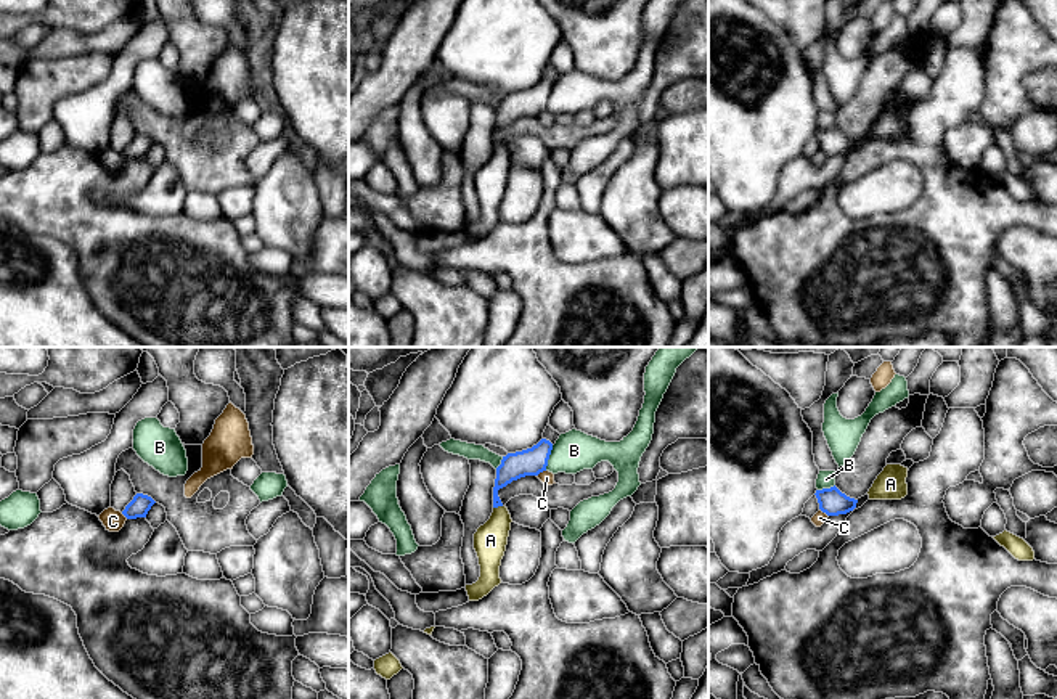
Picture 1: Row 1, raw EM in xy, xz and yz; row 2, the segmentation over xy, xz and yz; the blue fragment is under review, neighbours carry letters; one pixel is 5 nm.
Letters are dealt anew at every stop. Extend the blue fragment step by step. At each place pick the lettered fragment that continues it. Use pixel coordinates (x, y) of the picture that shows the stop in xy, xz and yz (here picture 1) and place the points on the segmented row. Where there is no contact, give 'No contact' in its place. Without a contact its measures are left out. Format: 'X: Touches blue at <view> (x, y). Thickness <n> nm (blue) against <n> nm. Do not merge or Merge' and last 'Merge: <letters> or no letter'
A: Touches blue at xz (497, 506). Thickness 130 nm (blue) against 170 nm. Merge
B: Touches blue at xz (548, 458). Thickness 140 nm (blue) against 200 nm. Do not merge
C: Touches blue at xz (540, 471). Thickness 140 nm (blue) against 70 nm. Do not merge
Merge: A

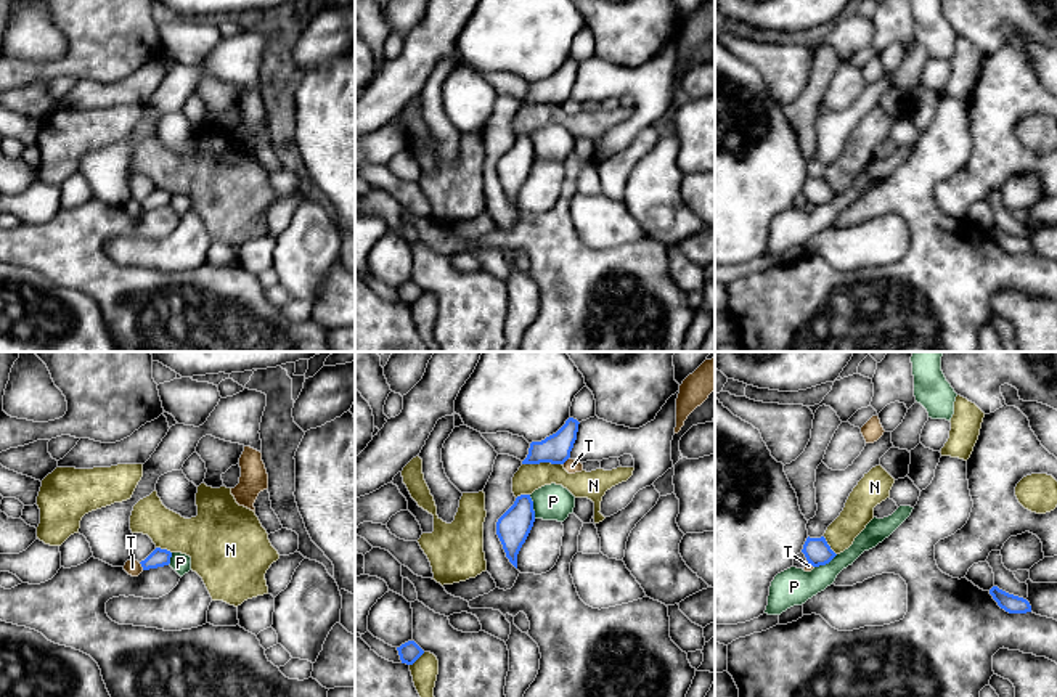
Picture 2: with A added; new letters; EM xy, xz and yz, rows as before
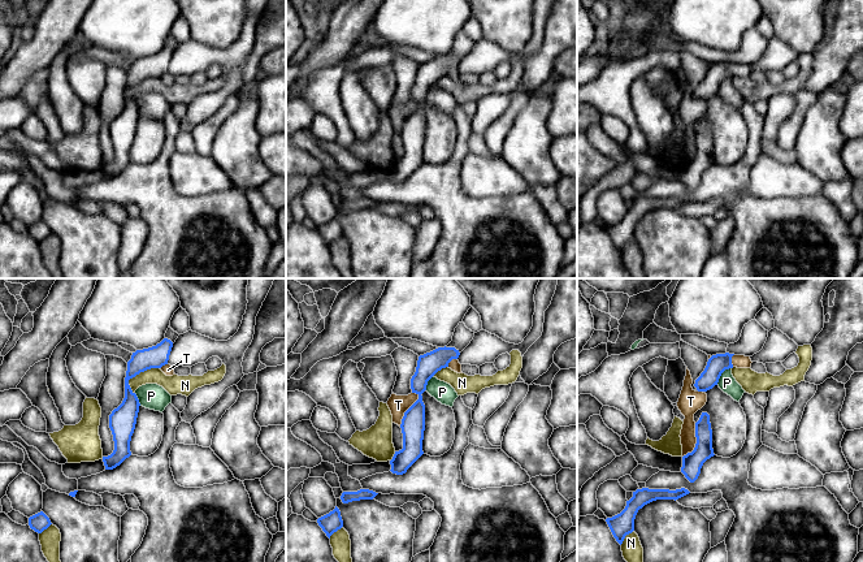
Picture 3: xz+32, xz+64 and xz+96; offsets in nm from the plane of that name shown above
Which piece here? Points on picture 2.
N: Touches blue at xz (542, 461). Thickness 150 nm (blue) against 140 nm. Do not merge
P: Touches blue at xz (532, 506). Thickness 170 nm (blue) against 180 nm. Do not merge
T: Touches blue at xy (142, 566). Thickness 90 nm (blue) against 80 nm. Do not merge
Merge: no letter

